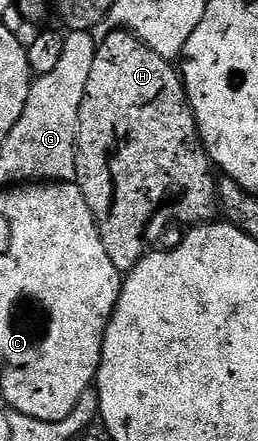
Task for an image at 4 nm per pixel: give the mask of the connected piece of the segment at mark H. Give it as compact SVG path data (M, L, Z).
M111 29L106 33L108 35L104 39L98 40L93 57L93 69L89 69L89 81L85 85L85 93L79 110L79 144L75 150L77 165L75 166L74 182L78 183L85 201L93 213L99 236L105 245L105 253L109 253L109 261L113 261L113 265L119 272L126 273L134 269L139 264L139 260L152 250L151 239L157 238L162 231L169 230L174 223L198 225L212 222L219 211L219 193L217 175L213 170L211 159L207 156L206 149L203 148L203 141L199 137L199 127L195 123L195 114L191 111L191 105L187 102L187 92L183 89L180 72L176 68L174 71L171 68L174 66L168 60L153 53L153 49L149 49L131 32Z

